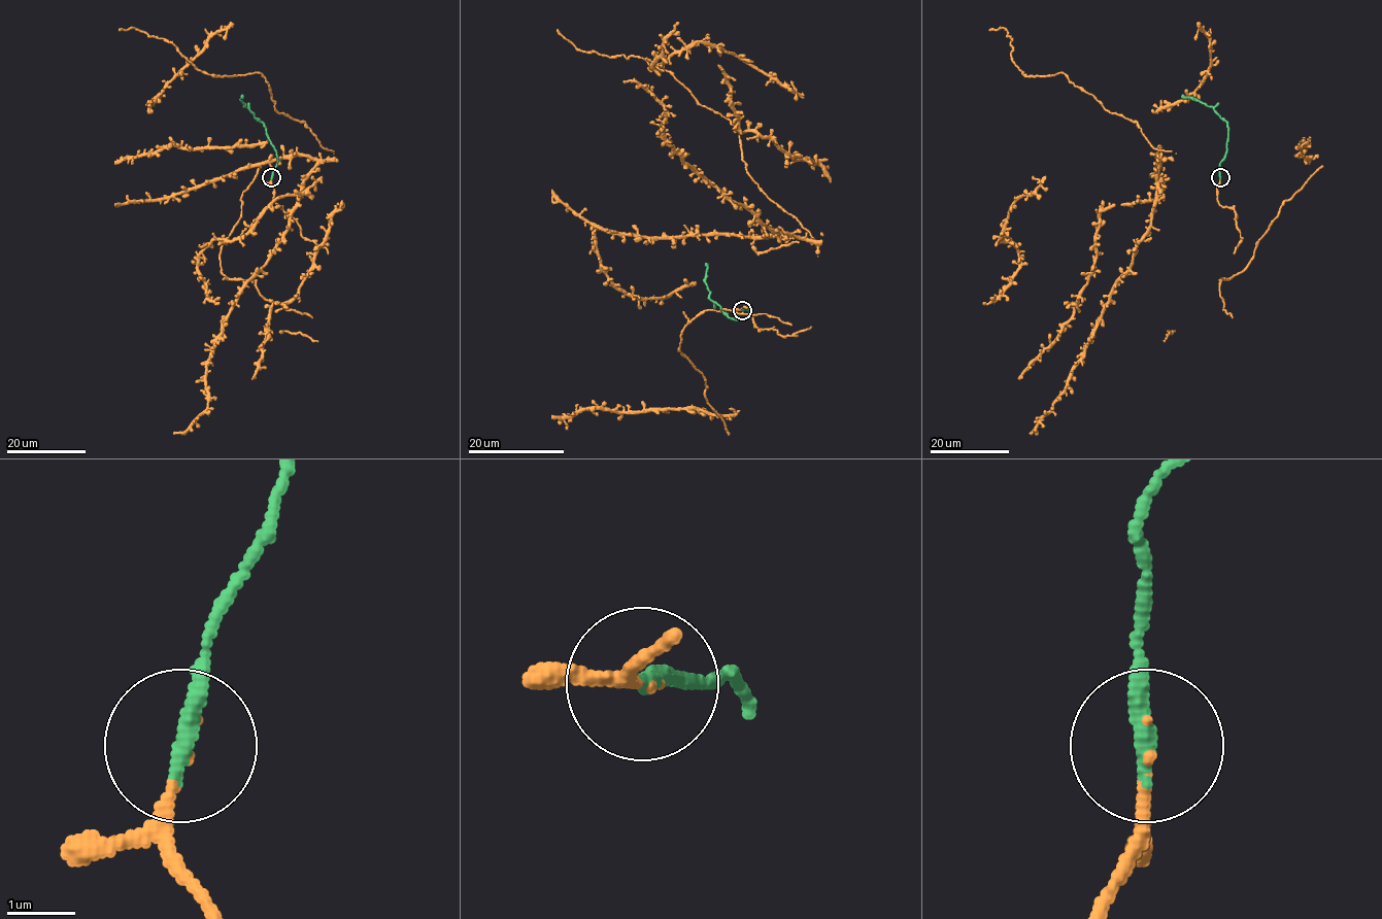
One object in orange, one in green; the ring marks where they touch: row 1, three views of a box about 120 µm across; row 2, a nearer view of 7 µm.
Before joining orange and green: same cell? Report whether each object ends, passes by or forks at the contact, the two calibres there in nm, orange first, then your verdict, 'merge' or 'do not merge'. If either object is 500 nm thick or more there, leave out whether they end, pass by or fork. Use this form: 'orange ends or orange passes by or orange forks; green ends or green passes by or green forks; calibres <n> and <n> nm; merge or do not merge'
orange ends; green ends; calibres 130 and 320 nm; merge

